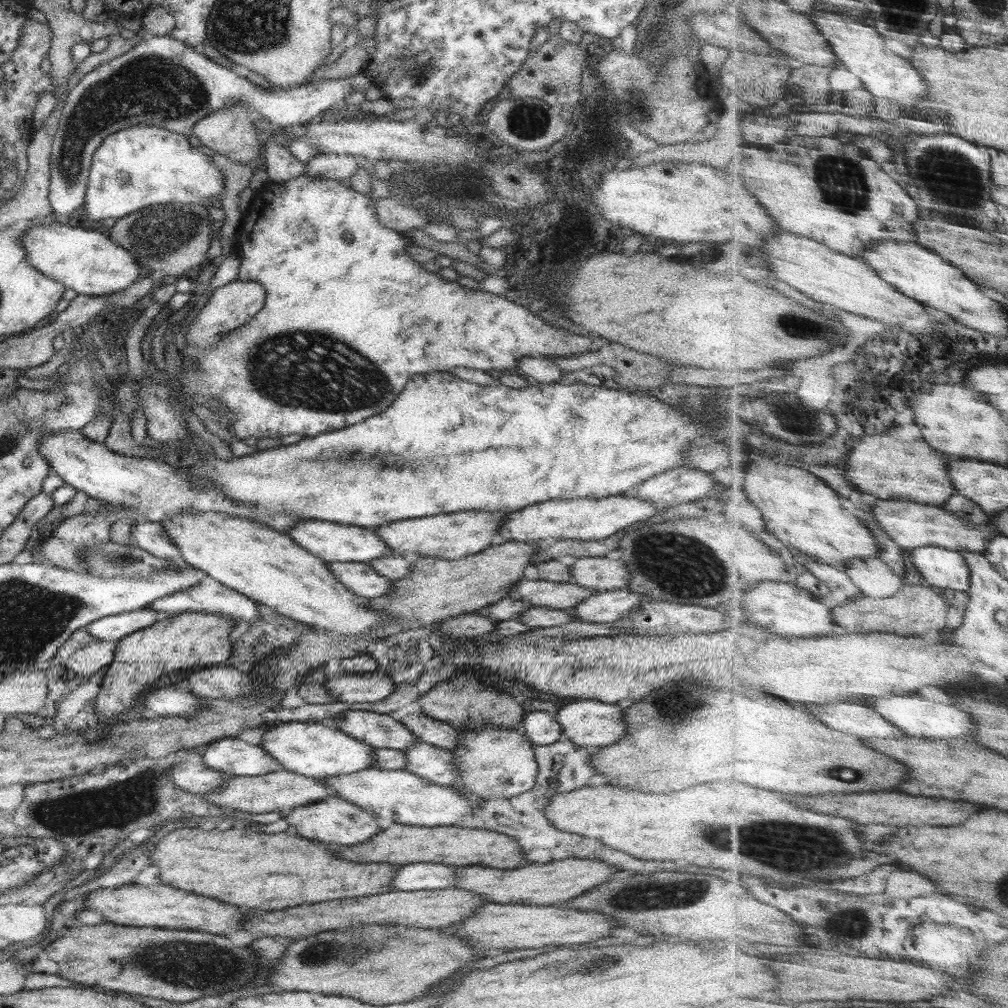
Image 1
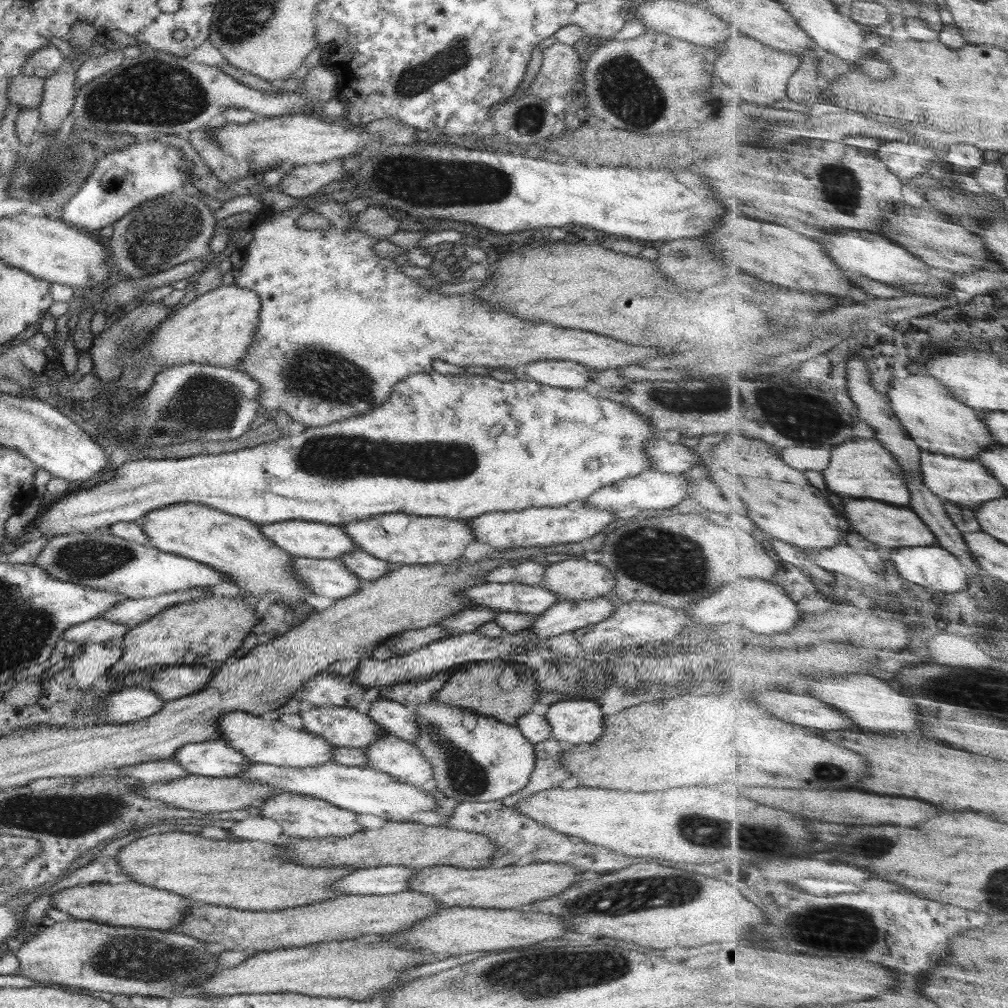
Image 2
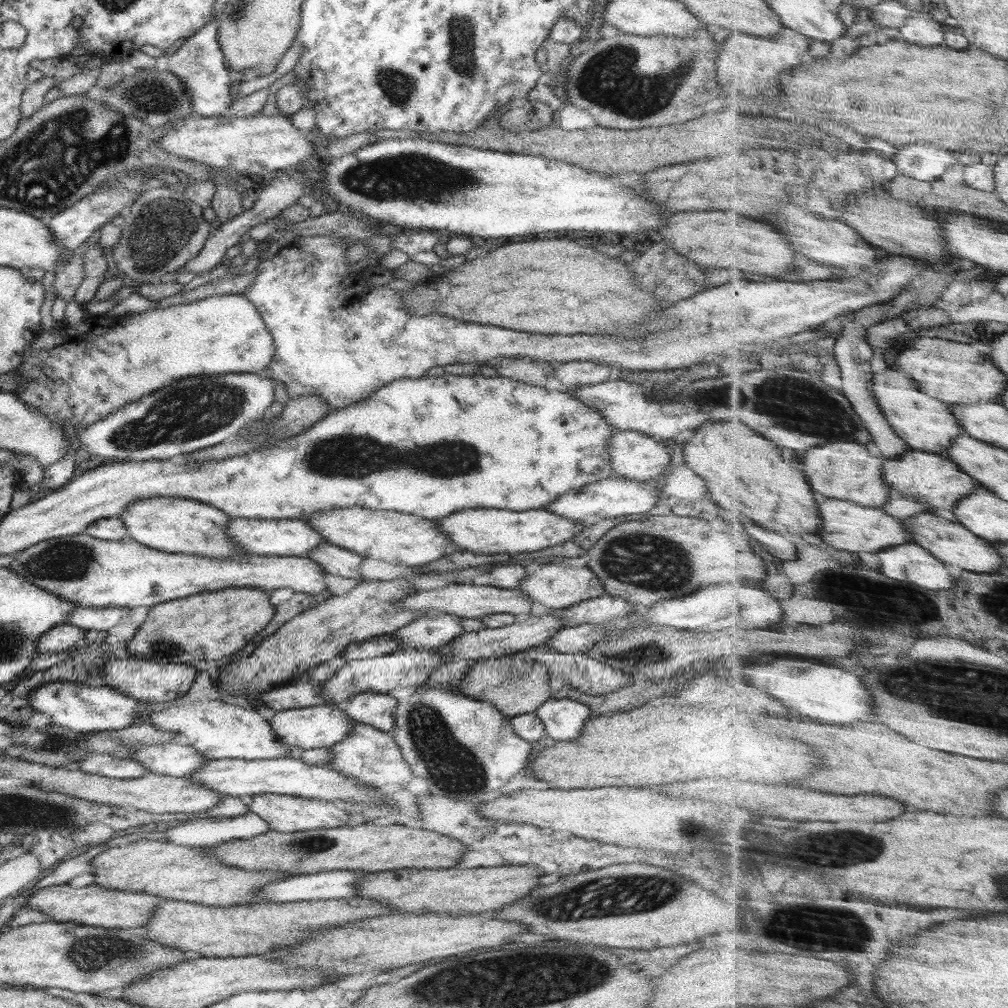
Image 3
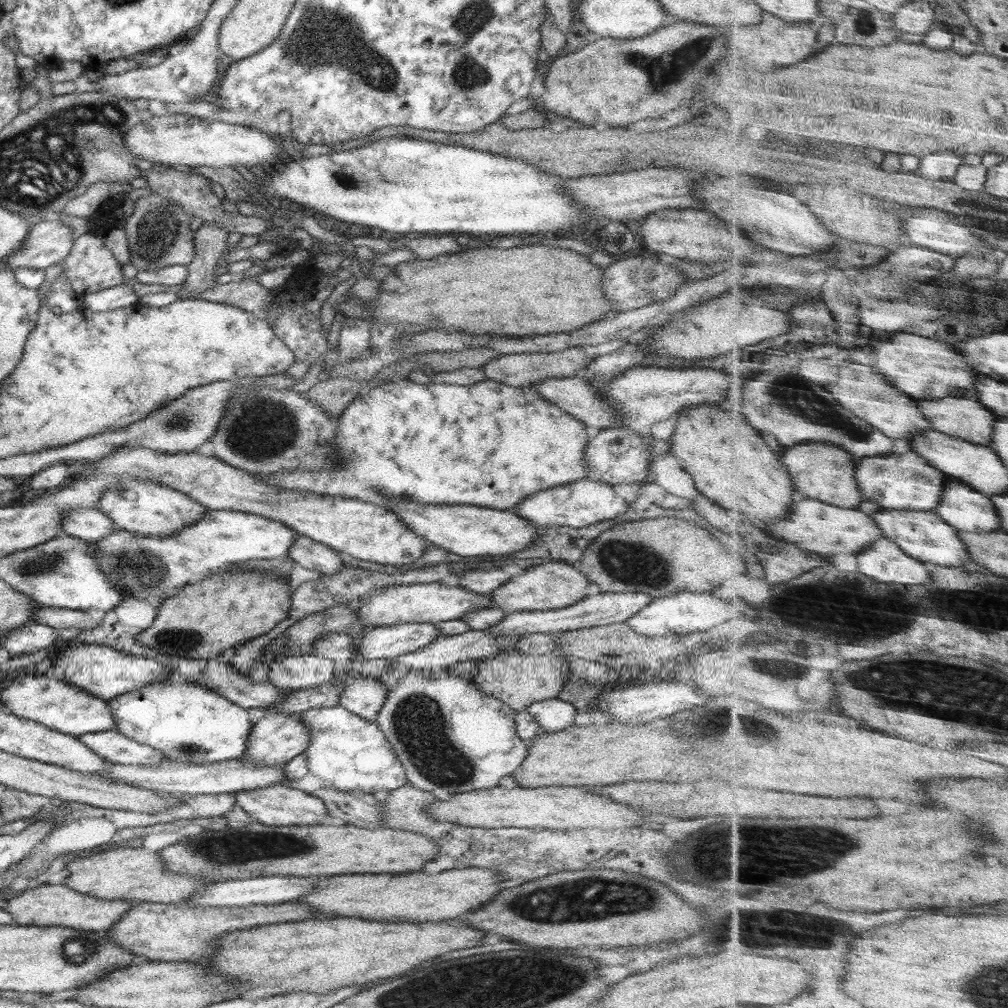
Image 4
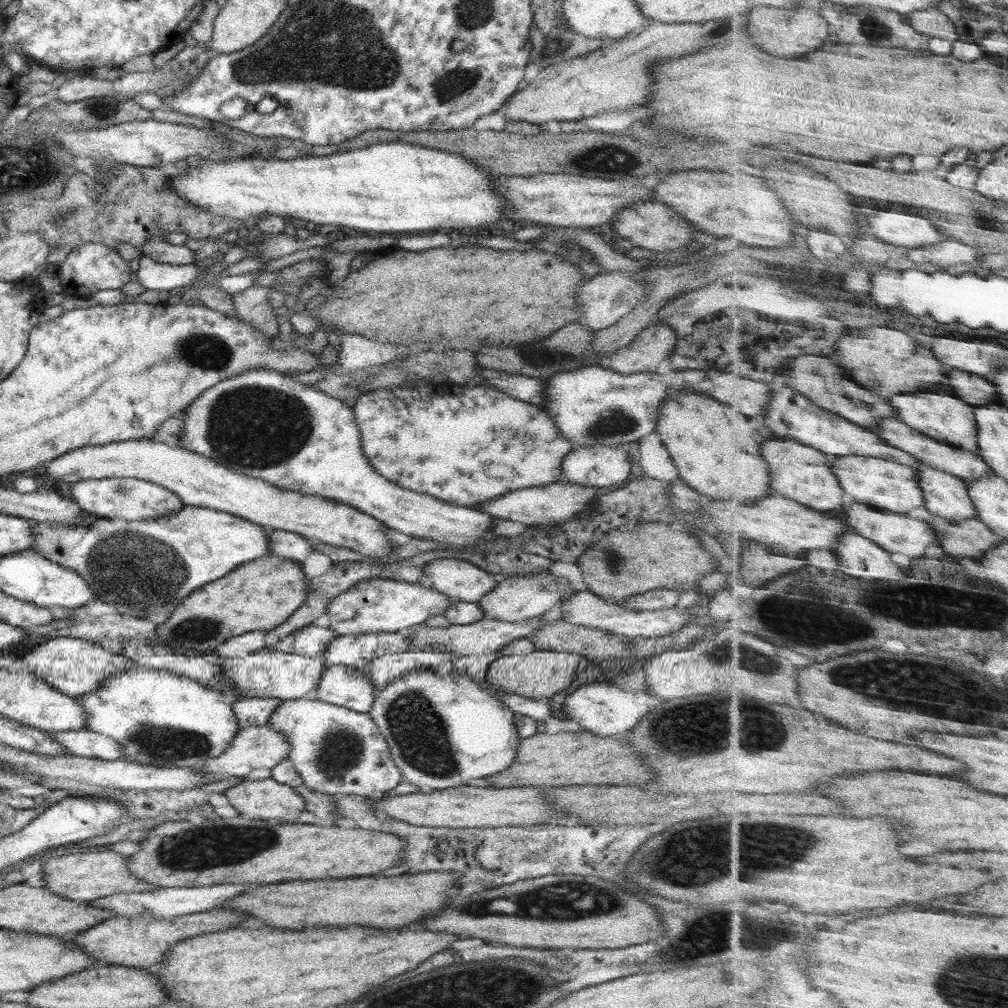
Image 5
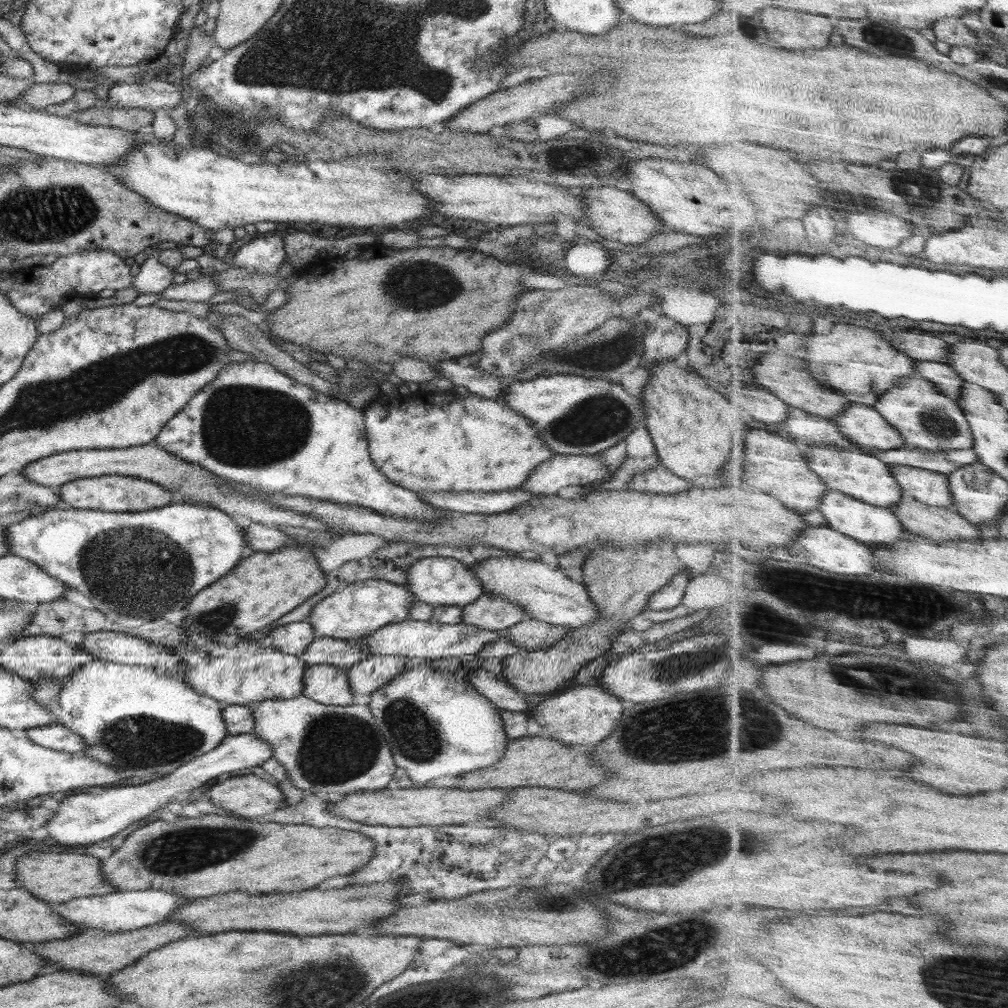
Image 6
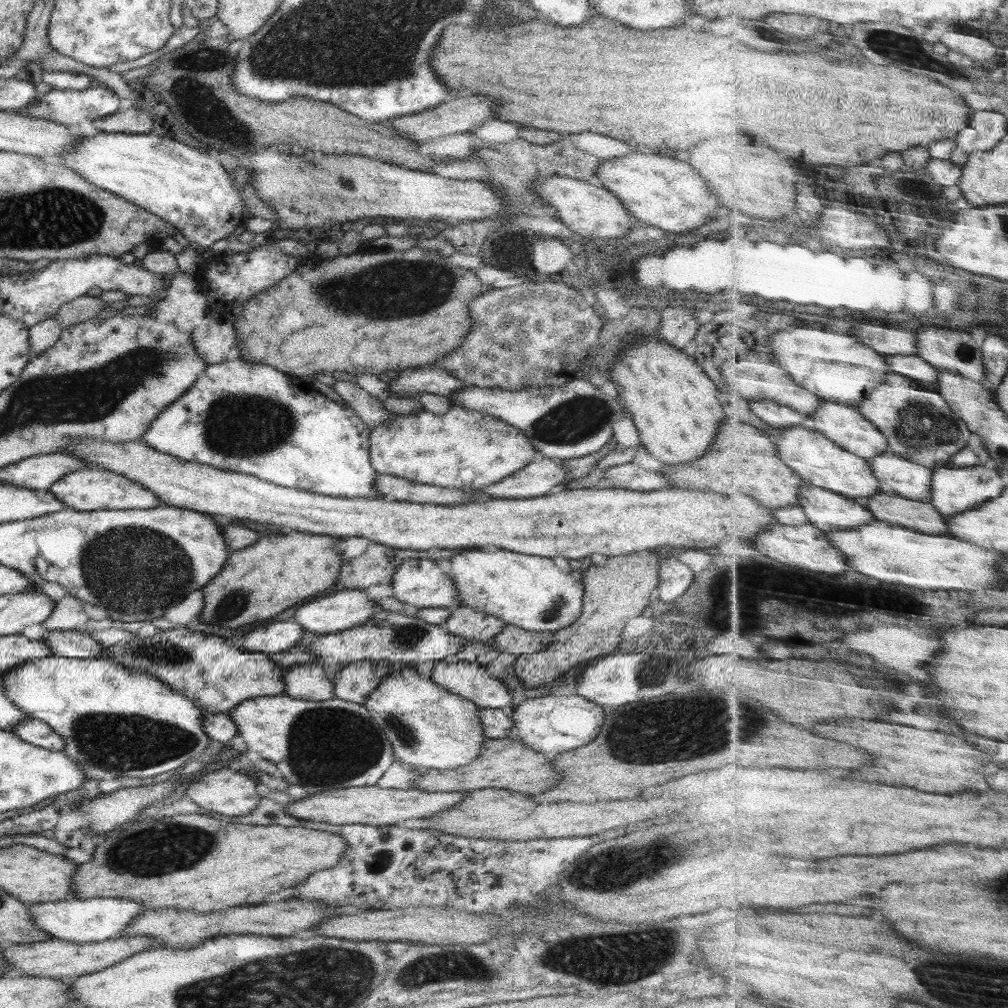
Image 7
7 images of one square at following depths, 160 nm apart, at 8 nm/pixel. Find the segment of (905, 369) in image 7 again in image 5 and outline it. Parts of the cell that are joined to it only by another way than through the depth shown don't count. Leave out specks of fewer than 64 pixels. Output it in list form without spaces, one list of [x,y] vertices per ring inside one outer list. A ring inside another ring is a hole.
[[[954,369],[948,382],[955,389],[955,396],[976,406],[1000,405],[1003,397],[995,384],[984,375]]]

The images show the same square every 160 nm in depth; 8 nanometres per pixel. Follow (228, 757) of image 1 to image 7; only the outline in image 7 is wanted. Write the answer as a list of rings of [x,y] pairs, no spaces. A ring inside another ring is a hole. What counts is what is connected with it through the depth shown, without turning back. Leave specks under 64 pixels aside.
[[[30,717],[22,720],[13,728],[13,733],[24,742],[57,752],[64,750],[64,740],[58,736],[49,724]]]

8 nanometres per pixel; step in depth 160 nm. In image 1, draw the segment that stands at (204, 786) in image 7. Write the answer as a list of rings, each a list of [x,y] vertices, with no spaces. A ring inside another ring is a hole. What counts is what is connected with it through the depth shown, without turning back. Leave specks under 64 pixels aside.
[[[328,797],[315,803],[282,812],[292,831],[299,831],[304,838],[322,841],[332,847],[363,843],[382,829],[376,823],[376,814],[368,812],[340,797]]]

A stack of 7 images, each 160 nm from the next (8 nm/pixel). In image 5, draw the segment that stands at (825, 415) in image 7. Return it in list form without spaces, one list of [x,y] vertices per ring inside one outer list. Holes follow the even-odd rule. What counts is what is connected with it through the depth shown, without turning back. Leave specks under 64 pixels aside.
[[[899,418],[882,419],[879,427],[875,428],[880,436],[890,444],[896,445],[898,448],[904,449],[906,452],[913,454],[919,458],[927,467],[944,472],[950,472],[955,476],[960,476],[967,480],[982,480],[988,473],[994,472],[992,466],[979,455],[979,451],[970,451],[960,449],[954,445],[944,444],[943,441],[936,440],[931,436],[926,436],[923,432],[912,428],[912,425],[906,424]]]

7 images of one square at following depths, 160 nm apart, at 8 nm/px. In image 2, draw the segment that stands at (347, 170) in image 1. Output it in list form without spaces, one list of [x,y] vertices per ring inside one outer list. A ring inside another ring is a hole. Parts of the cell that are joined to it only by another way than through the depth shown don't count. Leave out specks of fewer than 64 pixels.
[[[336,159],[333,162],[295,166],[279,182],[280,190],[293,197],[315,195],[319,193],[322,186],[348,176],[341,162],[342,159]]]

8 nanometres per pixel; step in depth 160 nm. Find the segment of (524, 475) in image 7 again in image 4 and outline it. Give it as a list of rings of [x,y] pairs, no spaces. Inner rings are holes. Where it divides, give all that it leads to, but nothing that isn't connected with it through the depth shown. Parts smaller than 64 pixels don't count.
[[[616,426],[612,429],[601,429],[596,437],[588,441],[585,448],[584,458],[590,469],[589,478],[612,486],[646,482],[651,459],[647,443],[648,437],[627,428]]]

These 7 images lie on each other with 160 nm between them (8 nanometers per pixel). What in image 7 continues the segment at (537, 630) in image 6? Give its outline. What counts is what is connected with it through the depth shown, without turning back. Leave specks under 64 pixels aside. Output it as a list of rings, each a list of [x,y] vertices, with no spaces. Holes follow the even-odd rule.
[[[508,624],[504,625],[496,636],[493,636],[491,642],[494,649],[518,656],[546,649],[553,638],[554,632],[524,630]]]

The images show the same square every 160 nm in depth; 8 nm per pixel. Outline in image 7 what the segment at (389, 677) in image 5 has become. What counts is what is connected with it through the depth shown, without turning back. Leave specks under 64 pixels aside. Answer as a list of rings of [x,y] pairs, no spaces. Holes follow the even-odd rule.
[[[355,662],[342,667],[333,678],[334,694],[340,700],[363,704],[367,696],[380,684],[376,672],[378,663]]]

